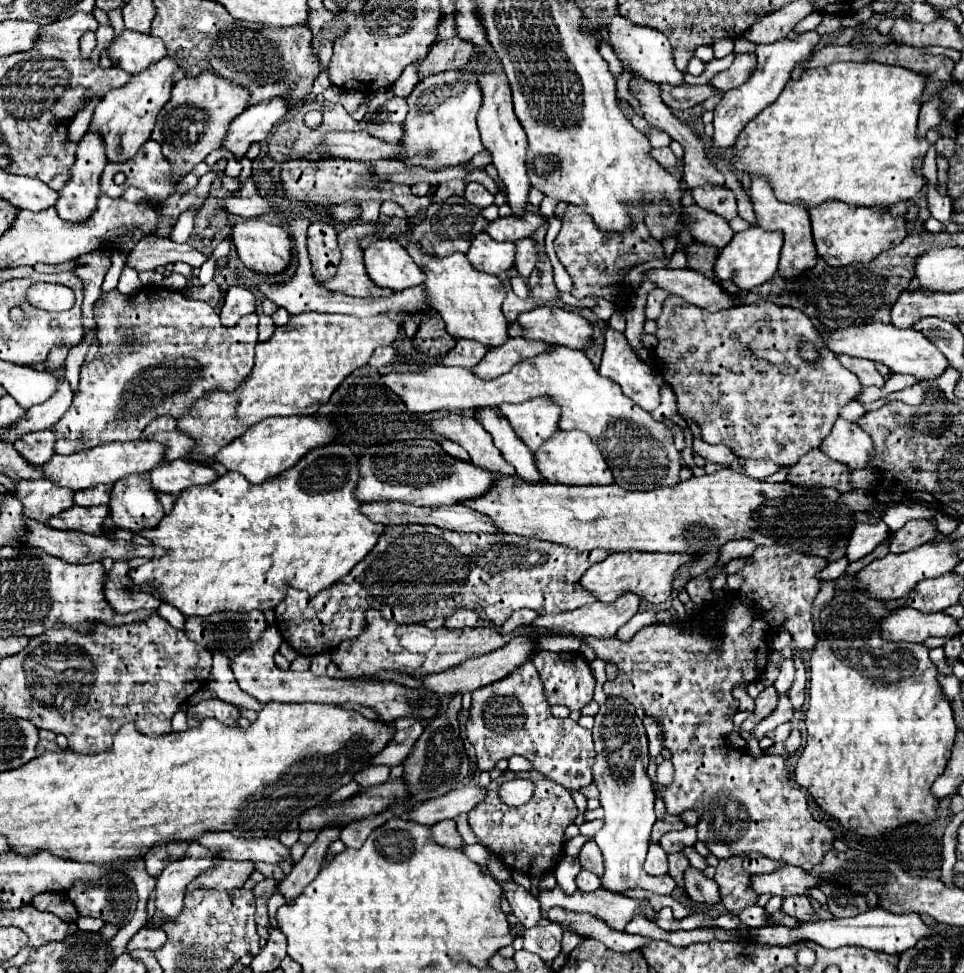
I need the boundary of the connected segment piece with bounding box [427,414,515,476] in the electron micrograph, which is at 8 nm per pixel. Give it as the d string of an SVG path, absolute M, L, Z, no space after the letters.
M445 414L435 420L427 422L429 430L433 434L439 434L443 438L449 438L457 444L461 444L475 466L481 466L491 472L499 474L515 474L515 468L507 464L497 452L491 434L475 420L475 416L463 416L463 414Z

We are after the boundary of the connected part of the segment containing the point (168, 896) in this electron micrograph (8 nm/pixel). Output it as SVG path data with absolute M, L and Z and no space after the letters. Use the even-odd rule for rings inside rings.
M191 842L187 856L183 856L181 860L169 860L169 864L157 876L155 914L147 922L147 926L159 928L163 920L173 920L175 916L179 916L183 908L183 896L187 884L197 874L211 868L215 864L215 858L219 858L217 852L207 850L197 842Z

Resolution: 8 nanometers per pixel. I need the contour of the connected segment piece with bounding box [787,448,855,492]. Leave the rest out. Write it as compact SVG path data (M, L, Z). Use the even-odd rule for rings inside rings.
M813 448L805 456L799 458L797 464L789 468L787 480L803 486L833 486L841 492L855 490L851 484L851 468L847 464L839 464L823 454L819 448Z

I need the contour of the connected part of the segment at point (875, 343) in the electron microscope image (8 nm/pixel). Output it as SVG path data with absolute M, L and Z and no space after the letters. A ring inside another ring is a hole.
M865 324L865 326L853 326L853 328L841 328L835 330L829 338L823 338L825 346L835 352L835 354L849 354L855 358L867 358L875 362L883 362L885 366L891 368L891 372L897 374L913 374L919 380L935 380L939 378L947 368L947 358L941 354L941 350L927 340L921 332L909 328L909 330L899 330L893 324Z

